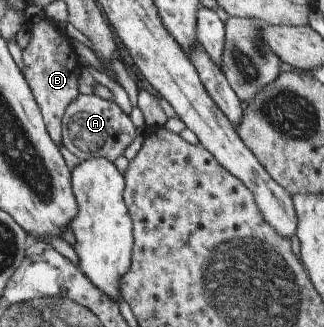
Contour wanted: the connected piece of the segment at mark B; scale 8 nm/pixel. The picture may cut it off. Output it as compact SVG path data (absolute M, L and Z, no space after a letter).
M44 17L40 22L28 23L32 33L28 47L23 50L23 67L21 69L34 100L41 110L43 121L50 140L56 145L62 144L61 122L68 105L80 94L78 80L82 75L82 64L73 51L70 37L66 31L60 31L52 21Z

